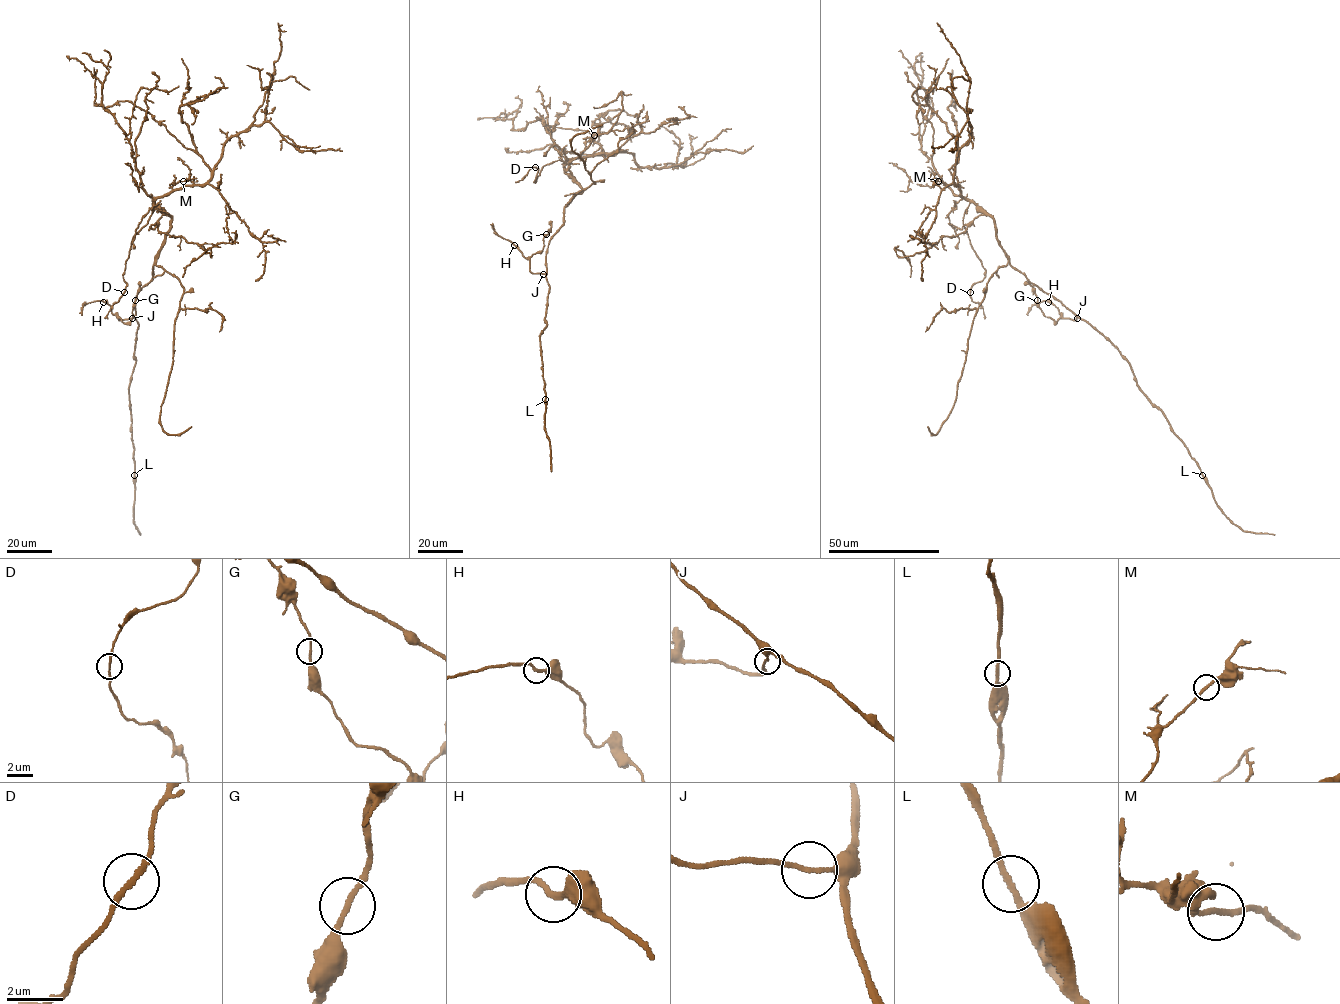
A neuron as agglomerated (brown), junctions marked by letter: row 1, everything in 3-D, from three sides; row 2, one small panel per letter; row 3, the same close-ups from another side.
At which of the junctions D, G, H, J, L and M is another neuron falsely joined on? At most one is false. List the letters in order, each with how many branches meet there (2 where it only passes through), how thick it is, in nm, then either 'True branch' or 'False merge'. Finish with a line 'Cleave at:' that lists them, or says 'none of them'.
D: Branches: 2. Thickness 170 nm. True branch
G: Branches: 2. Thickness 170 nm. True branch
H: Branches: 2. Thickness 190 nm. True branch
J: Branches: 2. Thickness 150 nm. True branch
L: Branches: 2. Thickness 200 nm. True branch
M: Branches: 2. Thickness 190 nm. True branch
Cleave at: none of them

